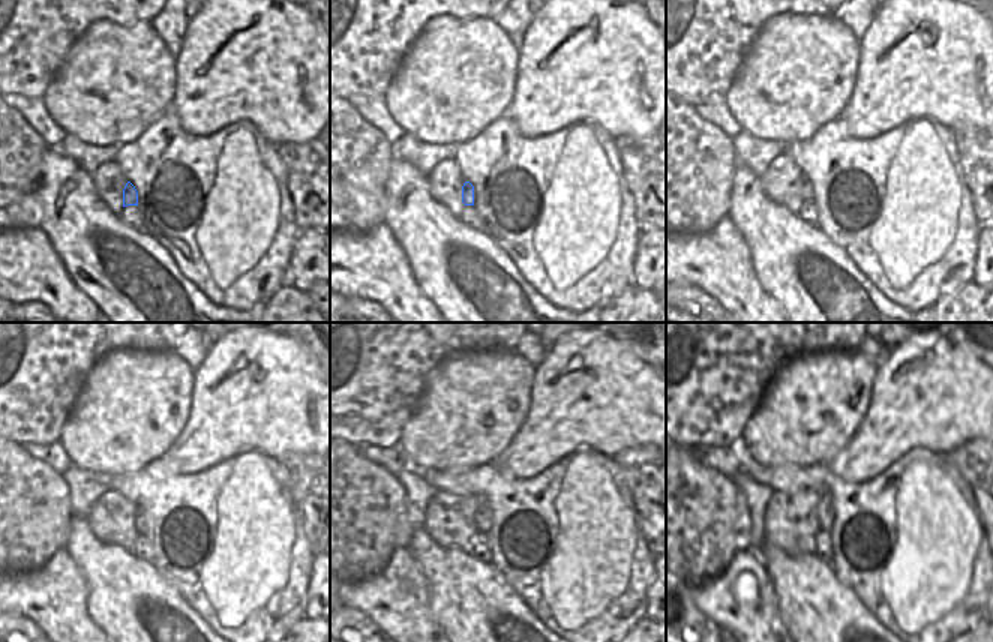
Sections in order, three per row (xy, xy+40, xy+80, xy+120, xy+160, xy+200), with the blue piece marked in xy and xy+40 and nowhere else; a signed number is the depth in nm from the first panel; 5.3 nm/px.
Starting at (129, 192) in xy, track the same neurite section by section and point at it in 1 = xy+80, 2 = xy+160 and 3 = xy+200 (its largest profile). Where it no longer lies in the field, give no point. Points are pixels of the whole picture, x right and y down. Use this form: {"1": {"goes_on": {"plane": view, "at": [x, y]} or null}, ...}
{"1": {"goes_on": {"plane": "xy+80", "at": [807, 188]}}, "2": {"goes_on": {"plane": "xy+160", "at": [483, 518]}}, "3": {"goes_on": {"plane": "xy+200", "at": [825, 512]}}}

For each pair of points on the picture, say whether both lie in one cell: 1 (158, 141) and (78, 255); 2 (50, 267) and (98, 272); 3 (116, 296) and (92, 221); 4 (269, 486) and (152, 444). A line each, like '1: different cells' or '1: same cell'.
1: different cells
2: different cells
3: same cell
4: different cells

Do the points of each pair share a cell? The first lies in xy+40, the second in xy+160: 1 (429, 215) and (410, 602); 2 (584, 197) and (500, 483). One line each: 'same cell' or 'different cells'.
1: different cells
2: same cell

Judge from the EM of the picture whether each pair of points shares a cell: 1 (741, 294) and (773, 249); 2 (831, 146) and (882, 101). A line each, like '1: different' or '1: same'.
1: different
2: different

